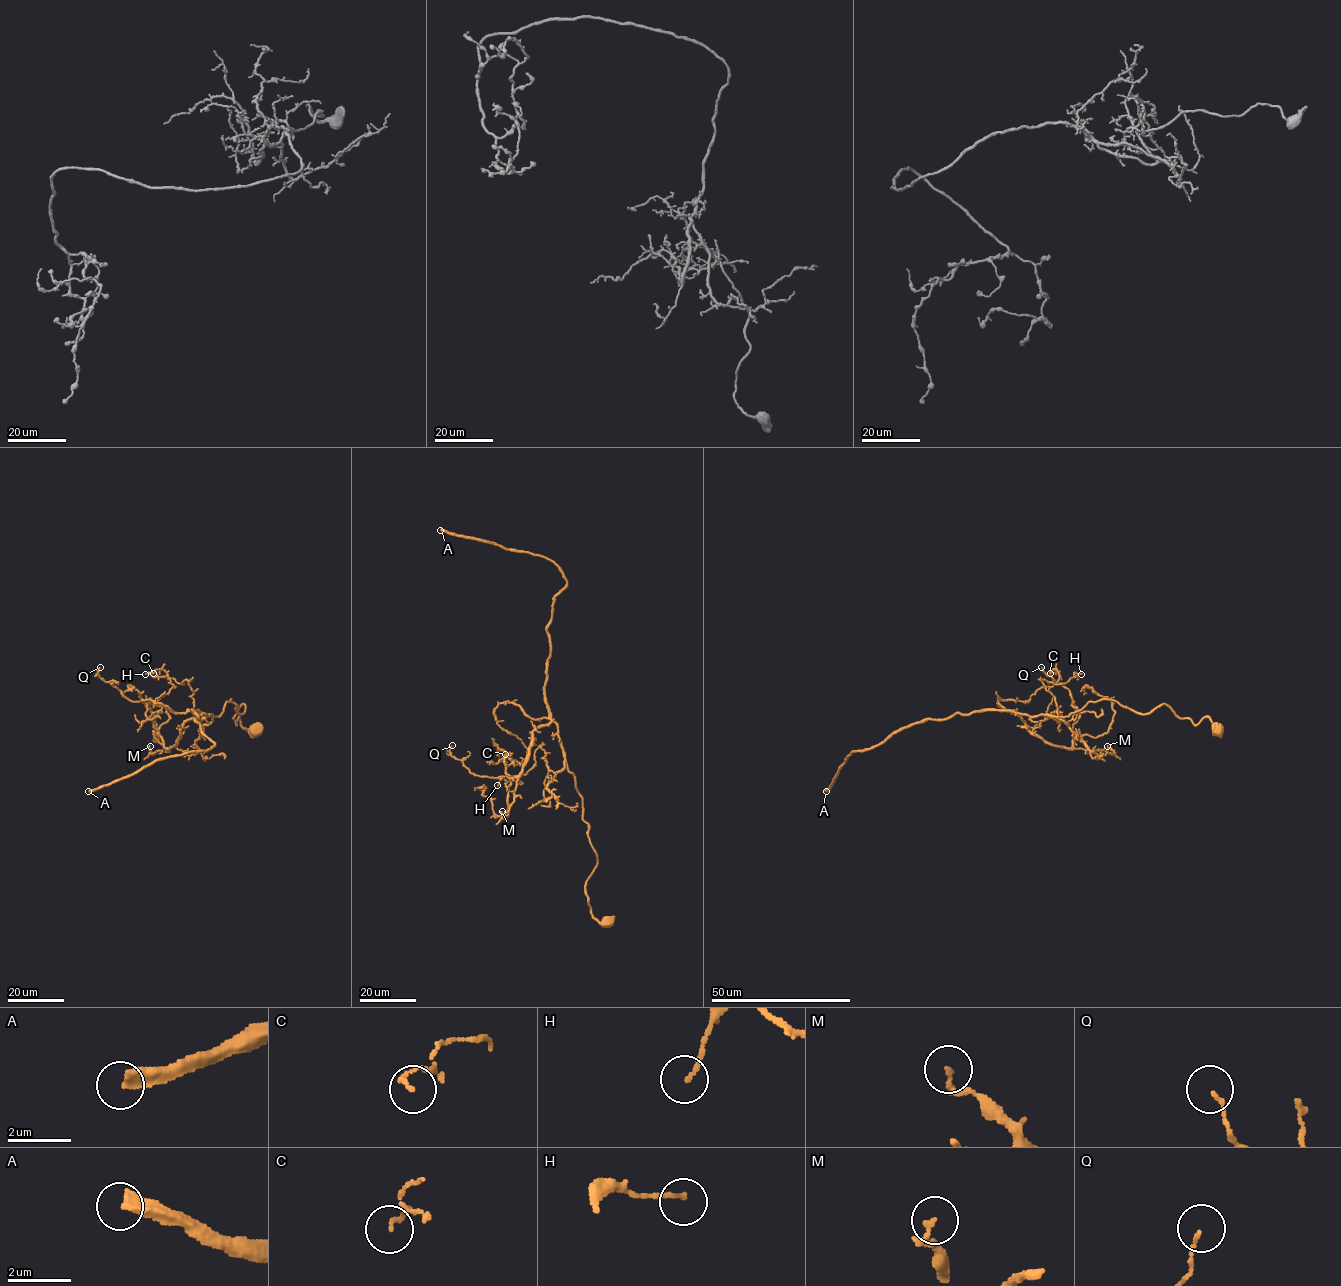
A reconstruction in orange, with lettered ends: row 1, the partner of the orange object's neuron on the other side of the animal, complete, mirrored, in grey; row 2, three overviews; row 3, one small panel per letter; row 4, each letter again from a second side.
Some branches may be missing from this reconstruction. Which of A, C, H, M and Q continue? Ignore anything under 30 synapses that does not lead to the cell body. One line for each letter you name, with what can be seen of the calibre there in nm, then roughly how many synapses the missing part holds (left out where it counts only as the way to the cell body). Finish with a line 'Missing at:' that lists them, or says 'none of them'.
A: 400 nm thick; about 400 synapses
Missing at: A

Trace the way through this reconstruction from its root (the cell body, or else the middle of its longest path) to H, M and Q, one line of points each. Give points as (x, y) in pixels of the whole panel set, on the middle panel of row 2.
H: (607, 919), (593, 917), (585, 892), (597, 856), (567, 764), (553, 772), (539, 746), (525, 774), (497, 785)
M: (607, 919), (593, 917), (585, 892), (597, 856), (554, 722), (533, 731), (514, 802), (503, 817), (502, 811)
Q: (607, 919), (585, 892), (597, 856), (557, 725), (533, 731), (520, 783), (473, 774), (452, 745)

